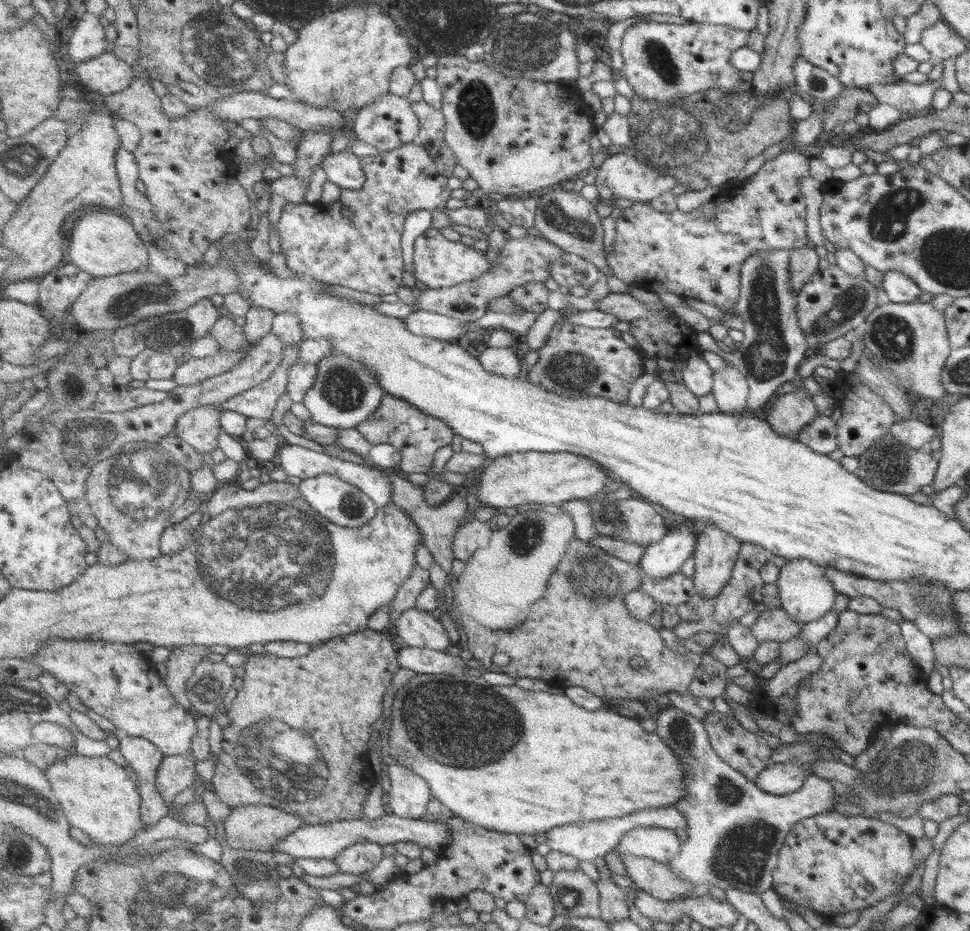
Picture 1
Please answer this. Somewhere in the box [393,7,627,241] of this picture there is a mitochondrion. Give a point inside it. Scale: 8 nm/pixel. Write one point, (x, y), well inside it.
(530, 45)

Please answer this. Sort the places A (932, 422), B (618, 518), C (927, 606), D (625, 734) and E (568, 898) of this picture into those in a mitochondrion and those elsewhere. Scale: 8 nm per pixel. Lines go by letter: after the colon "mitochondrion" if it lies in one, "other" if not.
A: other
B: mitochondrion
C: mitochondrion
D: other
E: mitochondrion

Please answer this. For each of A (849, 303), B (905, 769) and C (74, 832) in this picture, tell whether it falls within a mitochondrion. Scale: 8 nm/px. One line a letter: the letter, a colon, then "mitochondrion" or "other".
A: mitochondrion
B: mitochondrion
C: other

